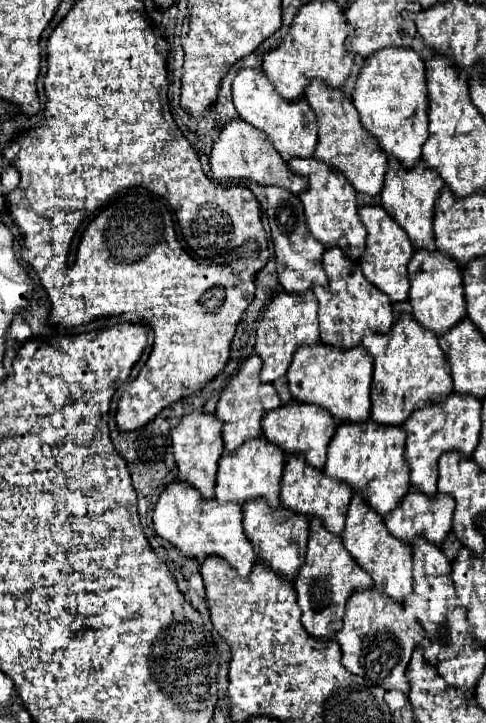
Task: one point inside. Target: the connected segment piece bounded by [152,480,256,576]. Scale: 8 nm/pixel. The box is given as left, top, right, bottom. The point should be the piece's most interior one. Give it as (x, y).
(197, 527)

